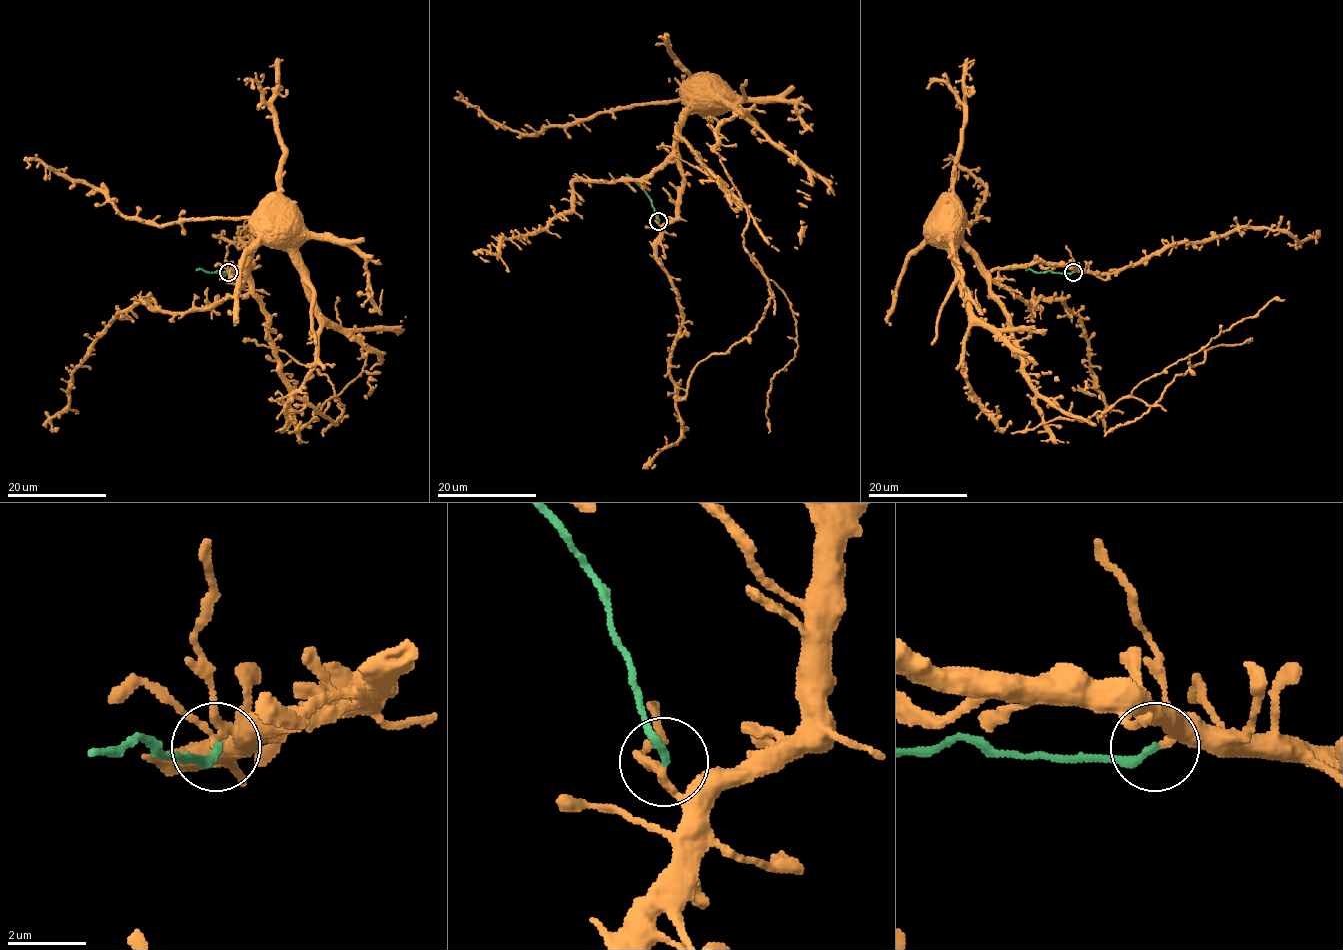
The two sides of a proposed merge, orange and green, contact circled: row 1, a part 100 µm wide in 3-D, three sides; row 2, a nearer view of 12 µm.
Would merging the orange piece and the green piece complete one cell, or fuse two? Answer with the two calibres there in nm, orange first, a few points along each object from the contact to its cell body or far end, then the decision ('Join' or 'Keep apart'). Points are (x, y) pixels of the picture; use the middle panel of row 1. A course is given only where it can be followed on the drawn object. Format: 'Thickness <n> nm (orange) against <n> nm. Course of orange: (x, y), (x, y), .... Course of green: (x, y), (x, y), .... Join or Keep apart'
Thickness 140 nm (orange) against 200 nm. Course of orange: (658, 222), (665, 225), (675, 217), (679, 119), (695, 103), (695, 90), (710, 80), (706, 85). Course of green: (658, 222), (651, 198), (626, 174). Keep apart

